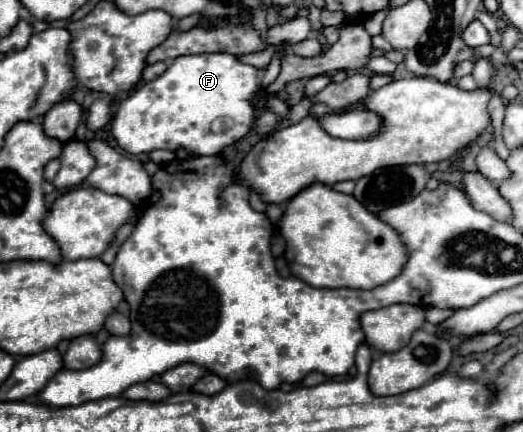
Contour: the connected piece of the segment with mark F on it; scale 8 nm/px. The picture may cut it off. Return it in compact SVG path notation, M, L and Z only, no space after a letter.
M195 54L175 58L169 68L151 82L133 90L111 120L111 132L117 146L129 154L149 154L153 150L187 150L195 156L215 156L225 146L241 140L255 126L255 96L261 90L259 70L243 64L231 54Z

